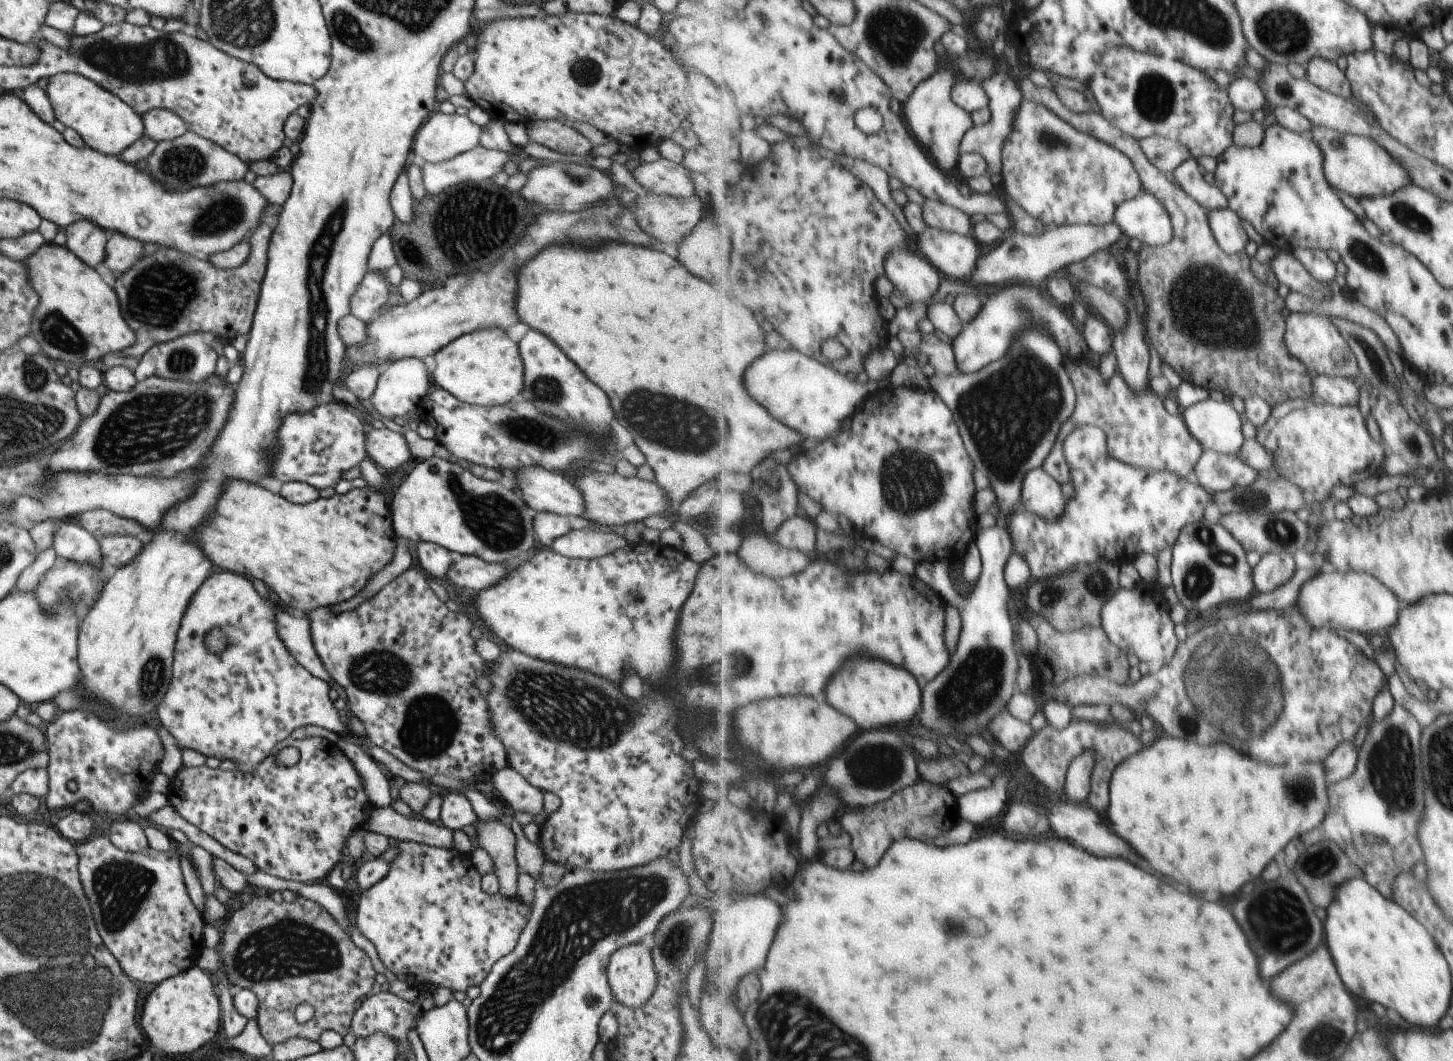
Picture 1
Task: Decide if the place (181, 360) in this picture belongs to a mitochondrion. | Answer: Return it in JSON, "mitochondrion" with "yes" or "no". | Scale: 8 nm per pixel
{"mitochondrion":"yes"}

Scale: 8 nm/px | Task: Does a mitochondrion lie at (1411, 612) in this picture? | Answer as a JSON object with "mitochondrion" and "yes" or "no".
{"mitochondrion":"no"}

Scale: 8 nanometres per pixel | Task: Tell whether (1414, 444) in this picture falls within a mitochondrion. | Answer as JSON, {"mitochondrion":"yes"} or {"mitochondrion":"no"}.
{"mitochondrion":"yes"}

